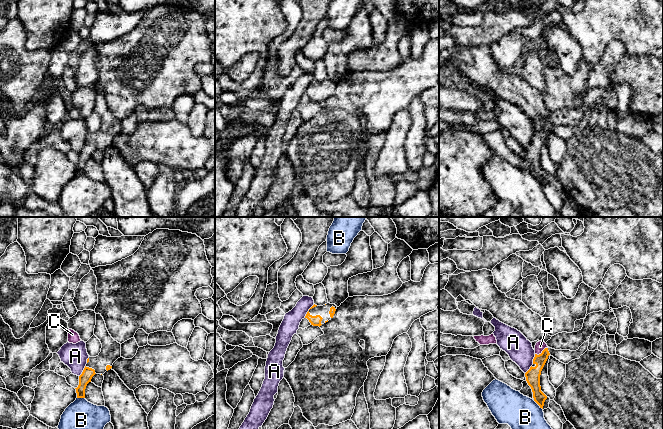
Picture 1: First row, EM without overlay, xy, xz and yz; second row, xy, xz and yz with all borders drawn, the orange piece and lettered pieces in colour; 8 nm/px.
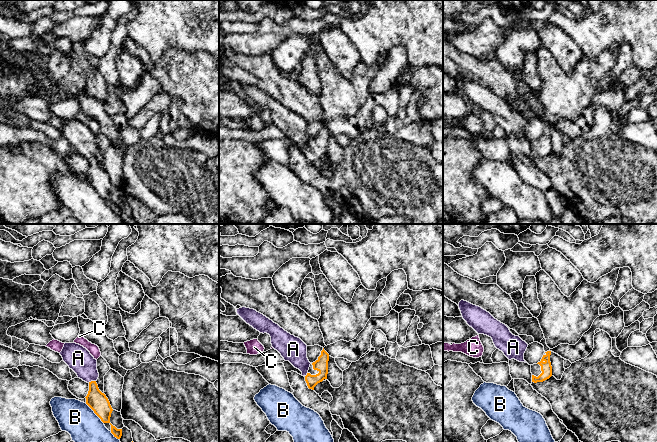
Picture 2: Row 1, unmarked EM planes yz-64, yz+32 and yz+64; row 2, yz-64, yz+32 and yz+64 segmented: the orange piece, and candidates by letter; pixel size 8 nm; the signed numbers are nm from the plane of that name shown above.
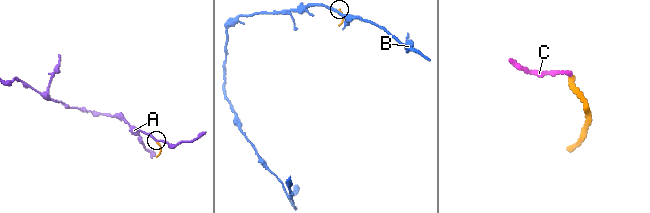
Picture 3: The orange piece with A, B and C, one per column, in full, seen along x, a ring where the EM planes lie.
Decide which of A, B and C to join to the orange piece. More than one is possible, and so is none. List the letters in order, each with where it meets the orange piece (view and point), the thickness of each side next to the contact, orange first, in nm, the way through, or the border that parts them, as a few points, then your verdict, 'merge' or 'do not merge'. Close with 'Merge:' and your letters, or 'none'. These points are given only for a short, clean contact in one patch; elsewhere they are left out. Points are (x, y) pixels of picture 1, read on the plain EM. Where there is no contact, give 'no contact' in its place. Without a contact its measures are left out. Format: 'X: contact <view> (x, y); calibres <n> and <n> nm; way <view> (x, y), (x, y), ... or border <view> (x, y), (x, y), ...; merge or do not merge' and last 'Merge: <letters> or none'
A: contact xz (308, 87); calibres 80 and 140 nm; border xz (314, 80), (304, 93); do not merge
B: contact yz (538, 180); calibres 110 and 280 nm; do not merge
C: contact yz (542, 128); calibres 110 and 80 nm; border yz (547, 123), (540, 129), (535, 130); do not merge
Merge: none

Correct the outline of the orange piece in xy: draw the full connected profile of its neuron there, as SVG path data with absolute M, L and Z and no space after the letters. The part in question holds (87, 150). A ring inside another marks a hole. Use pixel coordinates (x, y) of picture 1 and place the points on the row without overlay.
M96 90L94 111L102 120L101 128L96 133L87 135L87 140L79 152L79 161L76 165L77 174L85 174L85 165L95 150L103 151L112 144L113 139L121 133L121 120L109 110L101 90Z

